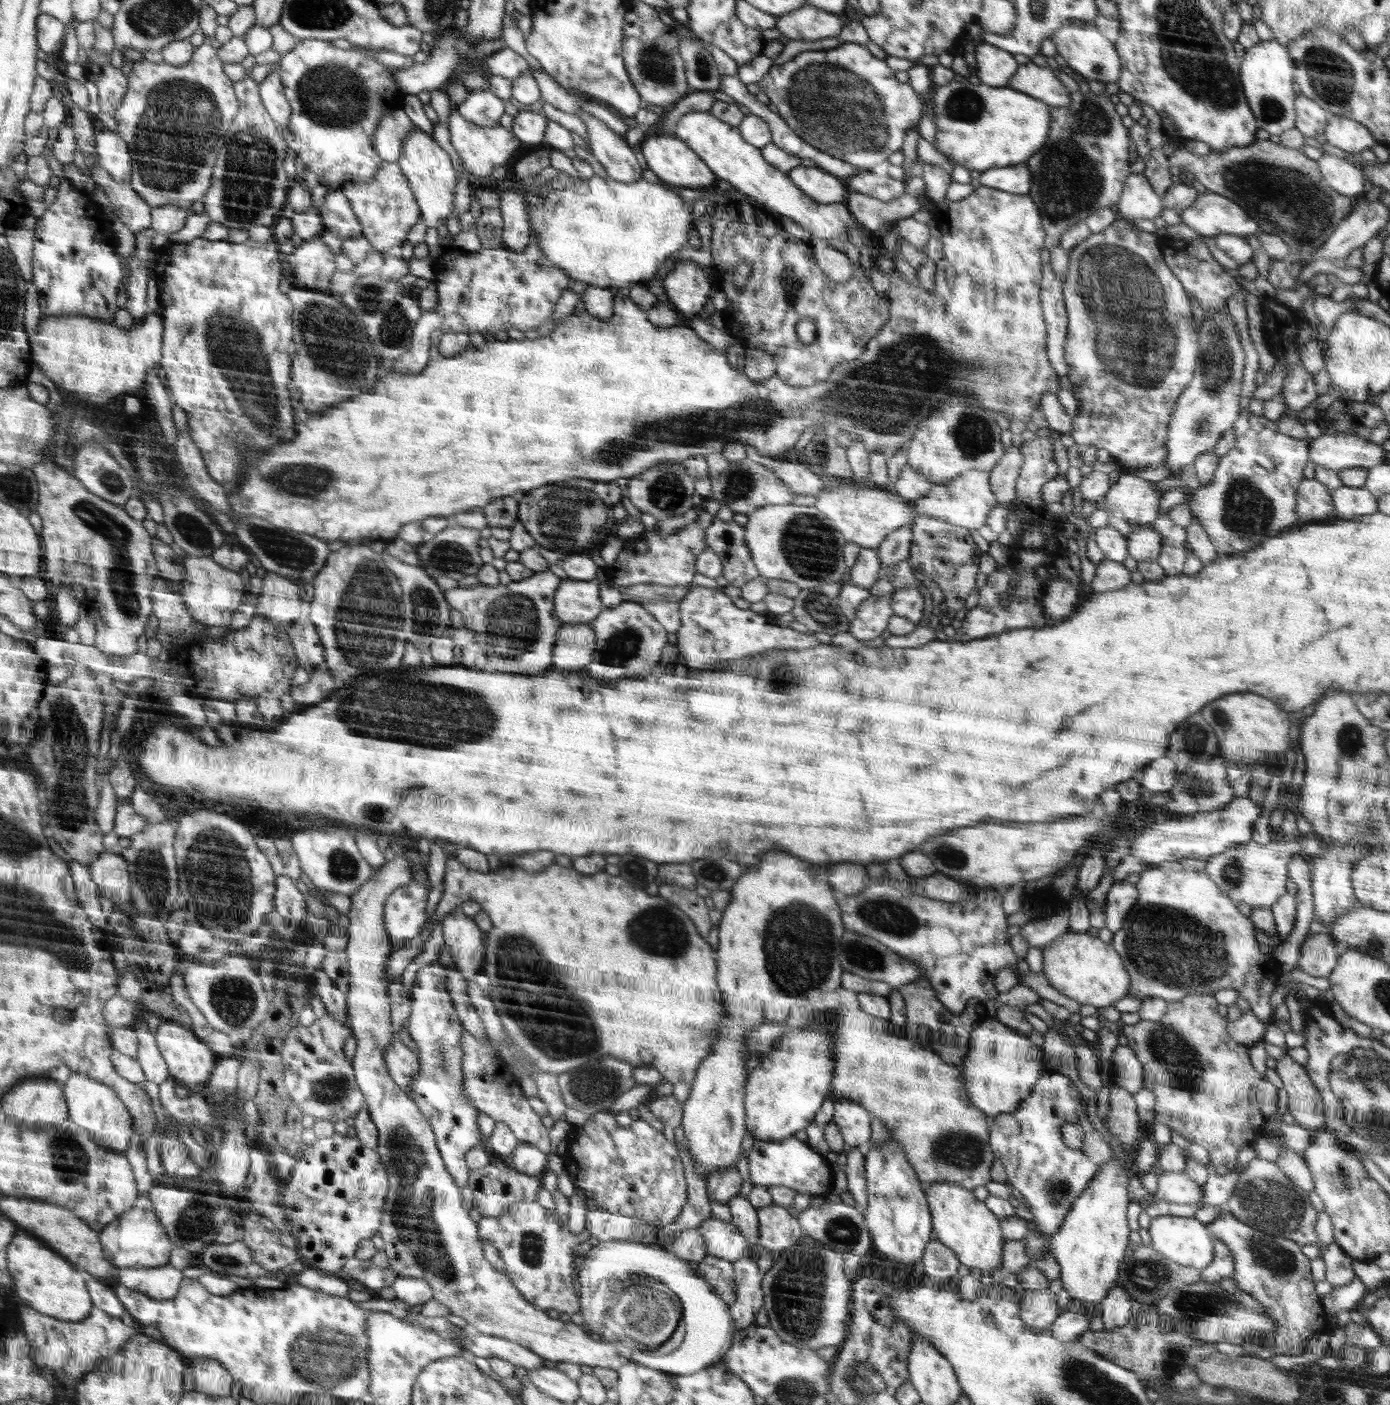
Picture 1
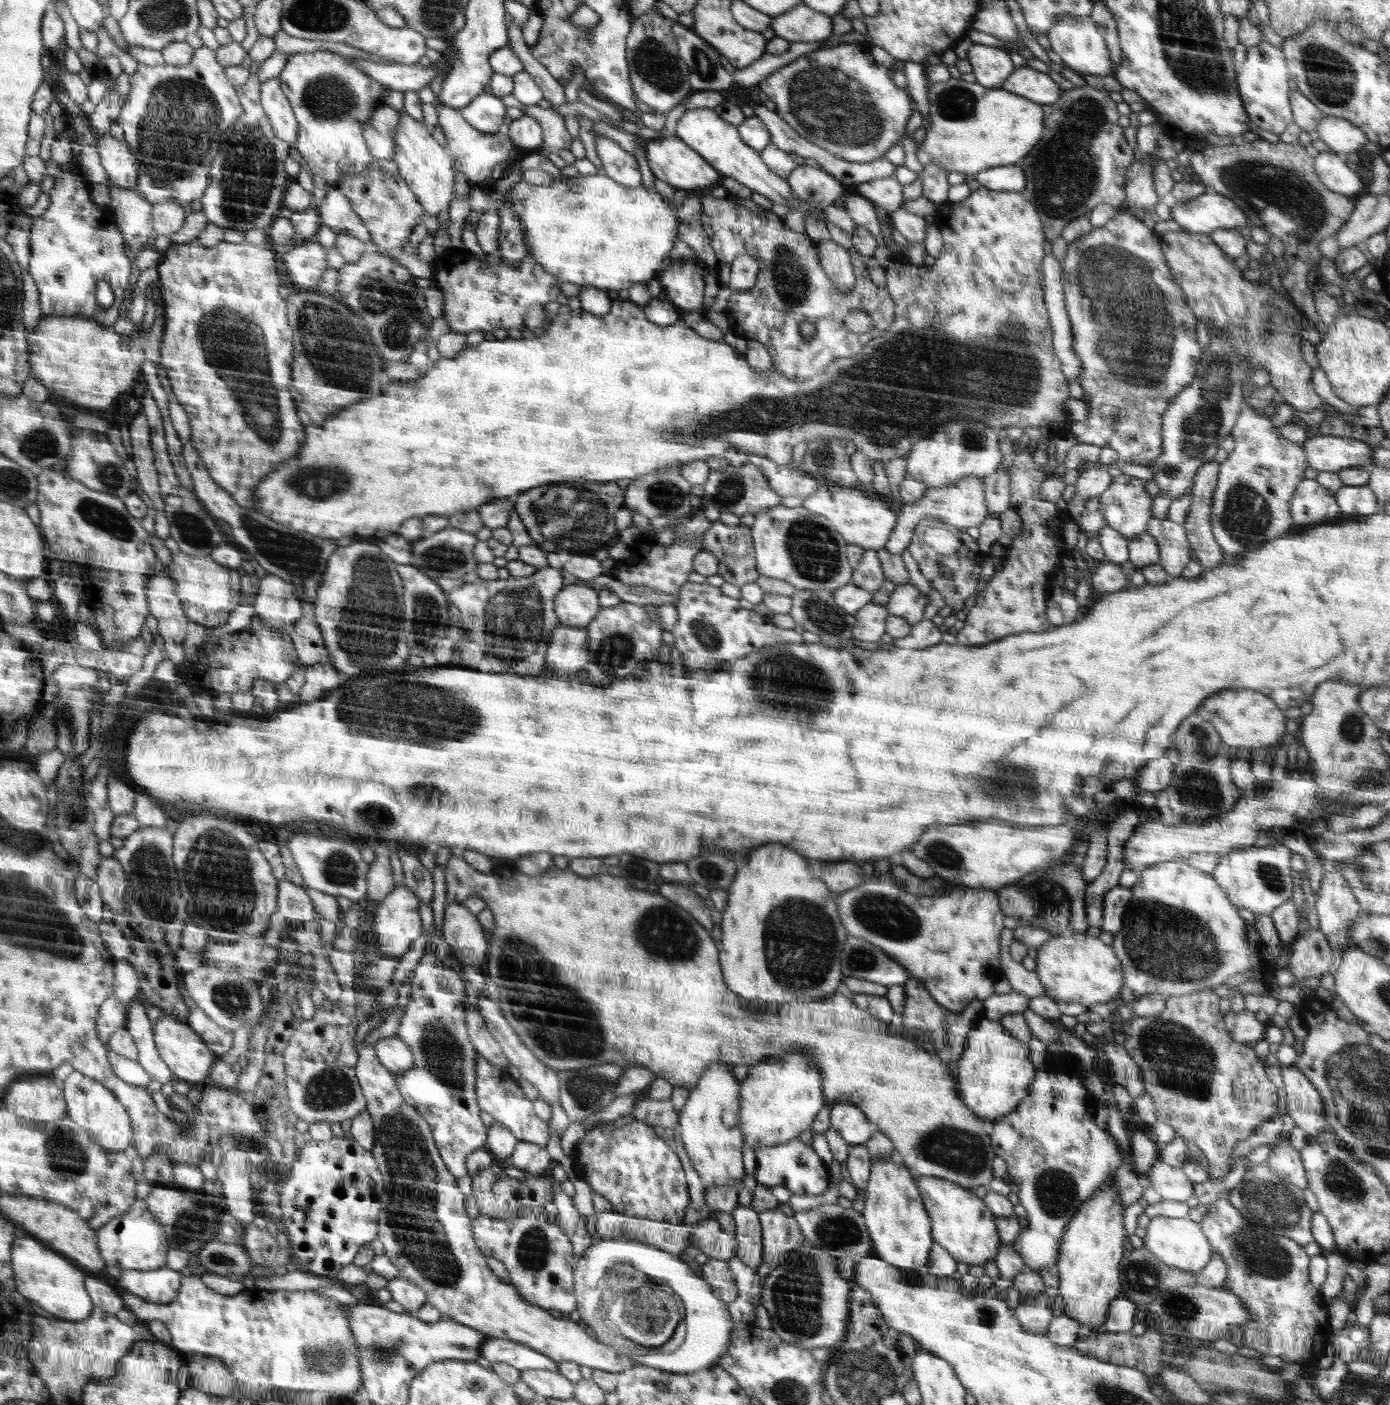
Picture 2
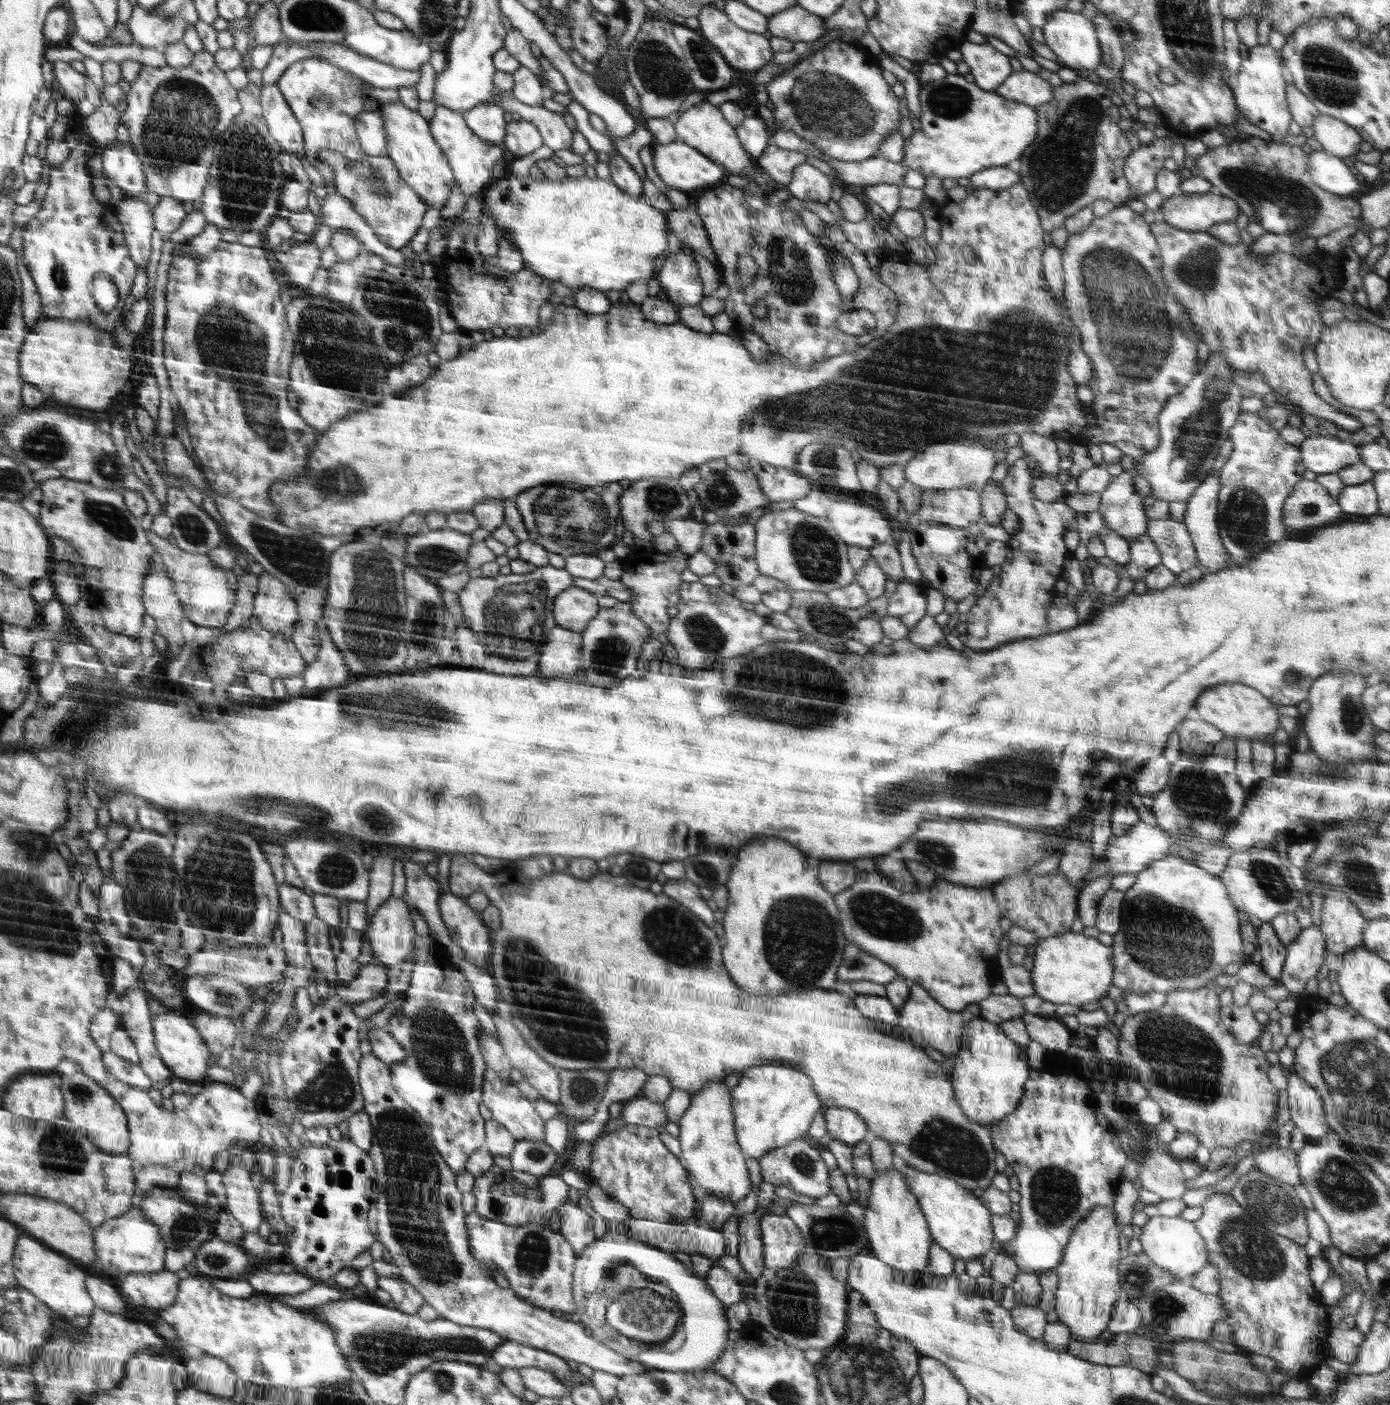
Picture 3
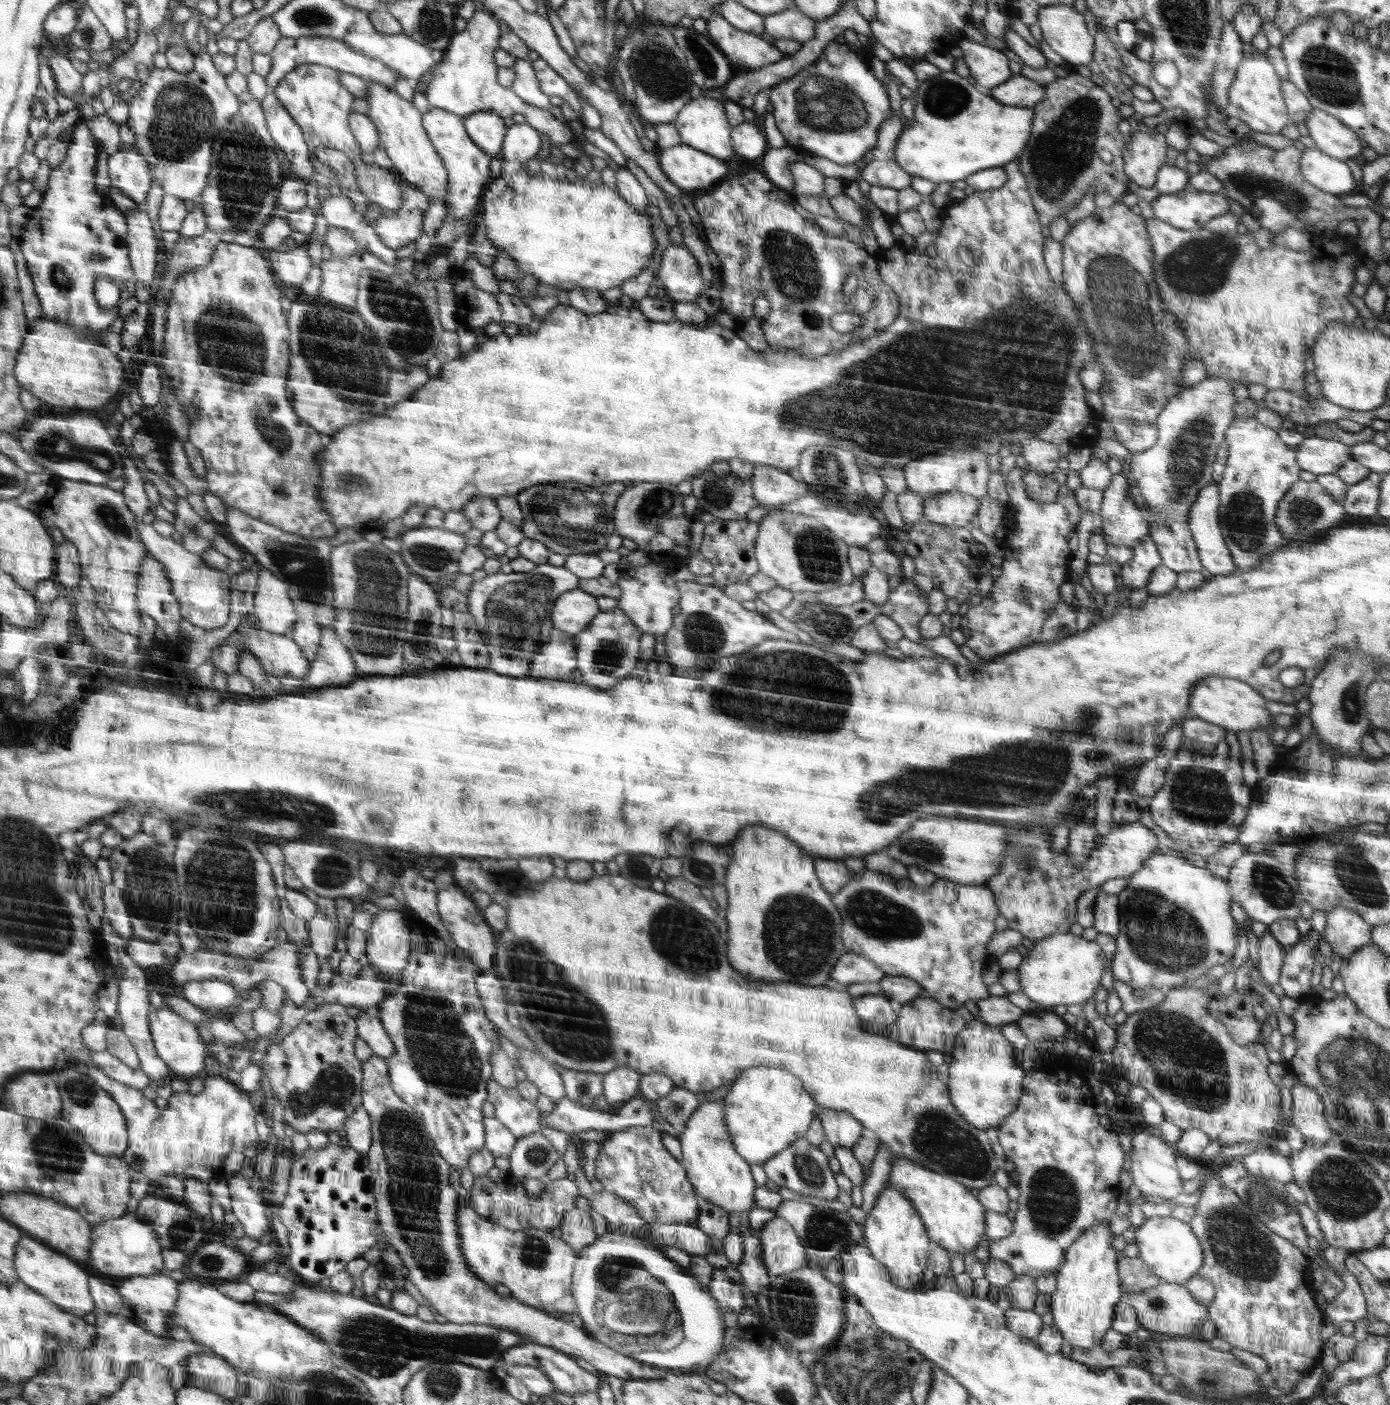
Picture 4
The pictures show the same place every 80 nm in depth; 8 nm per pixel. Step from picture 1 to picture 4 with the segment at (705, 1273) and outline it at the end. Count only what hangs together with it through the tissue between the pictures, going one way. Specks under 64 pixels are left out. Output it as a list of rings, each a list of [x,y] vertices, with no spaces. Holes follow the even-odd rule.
[[[715,1268],[708,1292],[716,1300],[721,1313],[728,1310],[738,1312],[744,1307],[741,1286],[732,1281],[721,1268]]]

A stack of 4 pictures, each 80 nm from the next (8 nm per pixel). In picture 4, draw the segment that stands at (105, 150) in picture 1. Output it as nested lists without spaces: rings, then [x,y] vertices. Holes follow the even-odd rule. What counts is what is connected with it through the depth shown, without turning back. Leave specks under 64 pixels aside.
[[[134,146],[122,148],[108,157],[108,172],[112,186],[119,188],[135,203],[144,205],[152,184],[150,164]]]

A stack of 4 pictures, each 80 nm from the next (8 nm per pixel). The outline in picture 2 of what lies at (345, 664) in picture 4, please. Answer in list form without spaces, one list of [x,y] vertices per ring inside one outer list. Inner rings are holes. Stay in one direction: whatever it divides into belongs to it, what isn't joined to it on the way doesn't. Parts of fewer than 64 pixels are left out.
[[[329,653],[318,664],[312,664],[304,668],[305,683],[296,694],[301,702],[322,699],[324,692],[339,686],[340,672],[336,670],[331,658],[326,656],[329,656]]]

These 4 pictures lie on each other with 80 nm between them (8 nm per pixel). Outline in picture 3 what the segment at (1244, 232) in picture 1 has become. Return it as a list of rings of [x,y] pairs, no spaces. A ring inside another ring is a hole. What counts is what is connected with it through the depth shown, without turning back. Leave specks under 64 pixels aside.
[[[1182,192],[1166,197],[1158,219],[1186,231],[1207,231],[1213,224],[1235,221],[1238,213],[1236,203],[1220,192]]]

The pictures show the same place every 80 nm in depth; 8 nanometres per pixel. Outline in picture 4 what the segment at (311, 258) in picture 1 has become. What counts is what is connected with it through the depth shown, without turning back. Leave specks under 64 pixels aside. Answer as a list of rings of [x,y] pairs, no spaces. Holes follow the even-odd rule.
[[[300,245],[293,250],[282,248],[270,250],[272,270],[284,286],[298,287],[312,270],[313,262],[308,255],[307,245]]]

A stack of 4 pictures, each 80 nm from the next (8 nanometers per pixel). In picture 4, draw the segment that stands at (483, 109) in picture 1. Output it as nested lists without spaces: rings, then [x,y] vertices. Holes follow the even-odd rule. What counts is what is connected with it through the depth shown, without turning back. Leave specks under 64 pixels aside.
[[[478,111],[463,117],[468,136],[493,158],[500,155],[507,133],[506,124],[498,115],[492,111]]]

